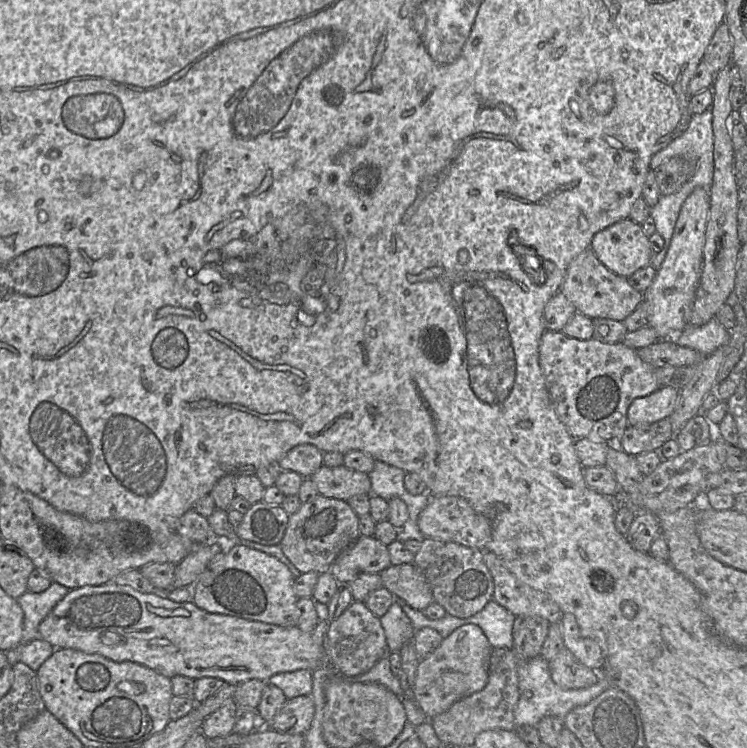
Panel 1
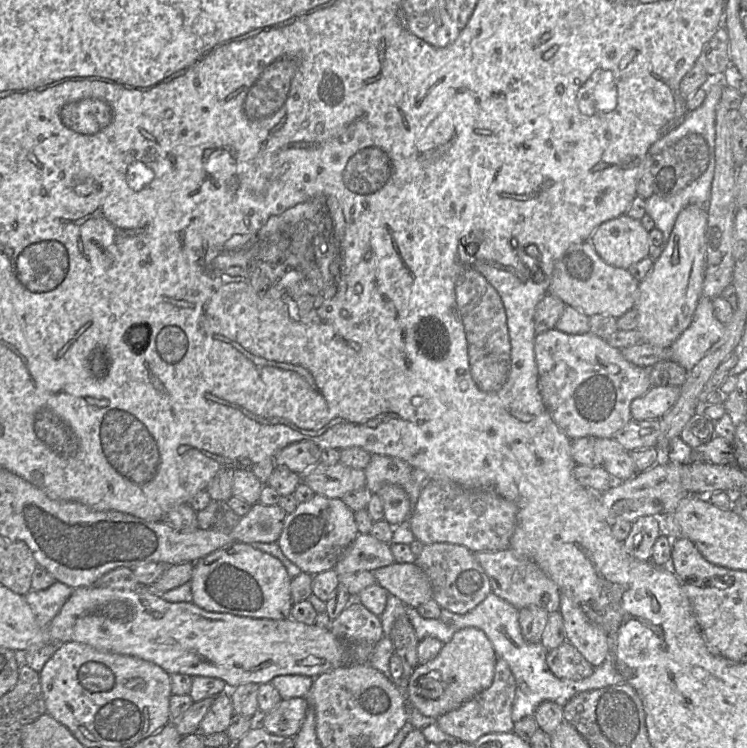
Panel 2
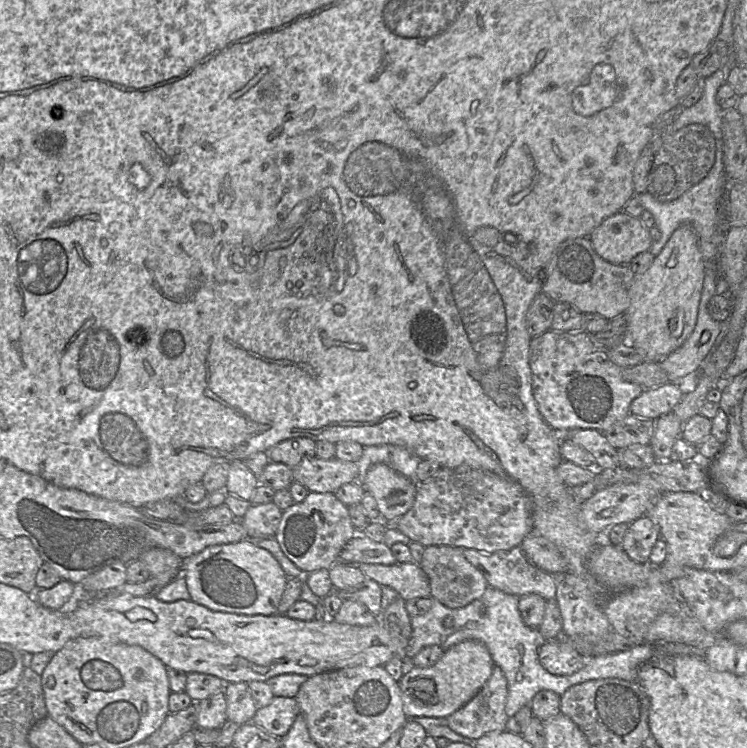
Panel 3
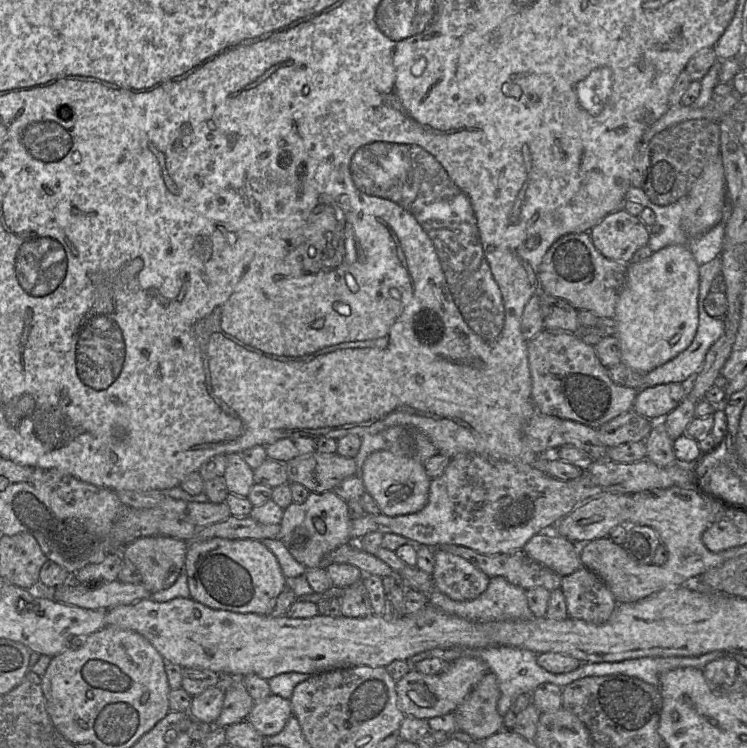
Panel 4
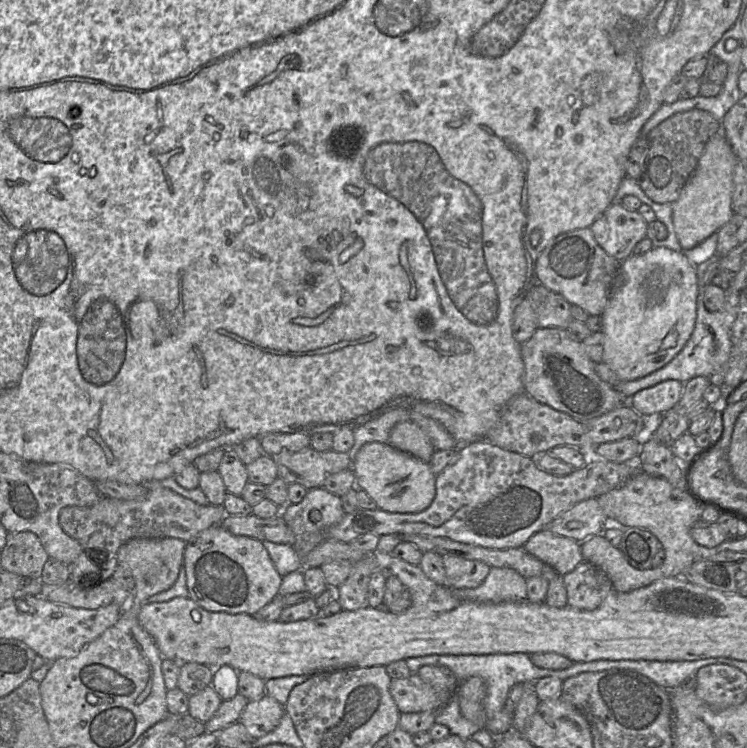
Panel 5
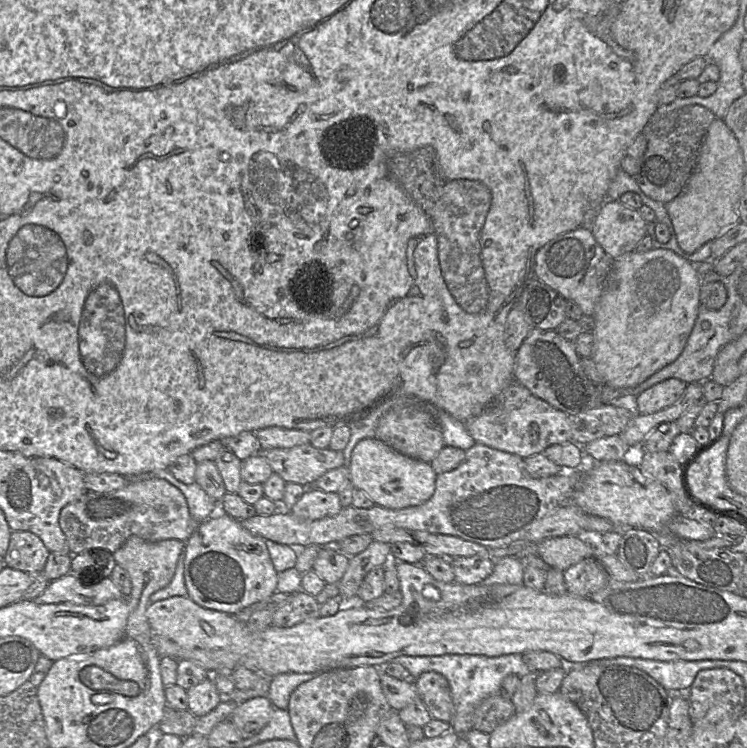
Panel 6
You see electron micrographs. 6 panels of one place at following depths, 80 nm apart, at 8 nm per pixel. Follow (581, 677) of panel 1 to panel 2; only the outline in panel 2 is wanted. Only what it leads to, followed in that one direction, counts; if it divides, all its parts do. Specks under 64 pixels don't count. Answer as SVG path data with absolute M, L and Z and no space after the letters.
M568 641L547 651L546 663L550 671L562 680L580 681L591 676L595 669Z

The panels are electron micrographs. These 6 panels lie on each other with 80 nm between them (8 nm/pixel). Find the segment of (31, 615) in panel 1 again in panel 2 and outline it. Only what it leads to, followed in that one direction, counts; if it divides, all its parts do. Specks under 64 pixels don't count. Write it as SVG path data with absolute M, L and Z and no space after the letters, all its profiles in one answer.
M56 580L44 590L30 590L25 595L25 600L30 605L40 627L47 629L73 590L70 586Z

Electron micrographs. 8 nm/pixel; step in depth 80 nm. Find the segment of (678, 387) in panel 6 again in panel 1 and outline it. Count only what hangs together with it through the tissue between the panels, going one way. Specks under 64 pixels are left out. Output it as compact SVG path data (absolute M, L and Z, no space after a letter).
M660 387L647 396L634 399L627 410L628 425L650 425L669 417L677 405L679 392L673 387Z

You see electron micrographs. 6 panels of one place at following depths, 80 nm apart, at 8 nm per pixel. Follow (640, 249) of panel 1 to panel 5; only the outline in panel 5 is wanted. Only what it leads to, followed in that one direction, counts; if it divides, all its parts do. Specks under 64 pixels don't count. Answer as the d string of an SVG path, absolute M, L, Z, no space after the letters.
M620 202L612 203L590 226L597 244L618 262L630 256L636 244L646 238L647 228L648 223L638 211L630 211Z

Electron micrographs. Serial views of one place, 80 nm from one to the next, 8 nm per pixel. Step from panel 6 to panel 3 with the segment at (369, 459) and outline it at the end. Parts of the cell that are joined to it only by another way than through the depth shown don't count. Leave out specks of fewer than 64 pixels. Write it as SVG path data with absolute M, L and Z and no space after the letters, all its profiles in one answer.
M385 464L372 465L364 479L366 493L376 500L381 519L394 522L406 514L414 504L417 486L409 478Z

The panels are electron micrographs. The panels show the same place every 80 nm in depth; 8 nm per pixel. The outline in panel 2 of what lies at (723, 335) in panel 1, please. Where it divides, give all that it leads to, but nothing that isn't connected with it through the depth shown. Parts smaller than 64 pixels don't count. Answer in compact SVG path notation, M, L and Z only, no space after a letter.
M702 295L690 325L670 346L670 360L691 371L724 331L725 325L714 315L712 299Z

